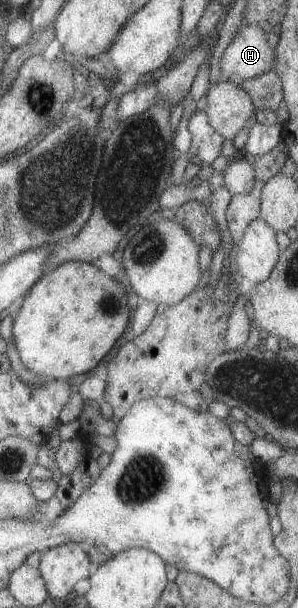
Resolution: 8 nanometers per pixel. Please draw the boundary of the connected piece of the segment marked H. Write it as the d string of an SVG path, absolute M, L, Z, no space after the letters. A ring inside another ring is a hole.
M260 25L239 27L219 59L221 81L229 76L250 79L273 70L275 48L267 40L267 30Z

